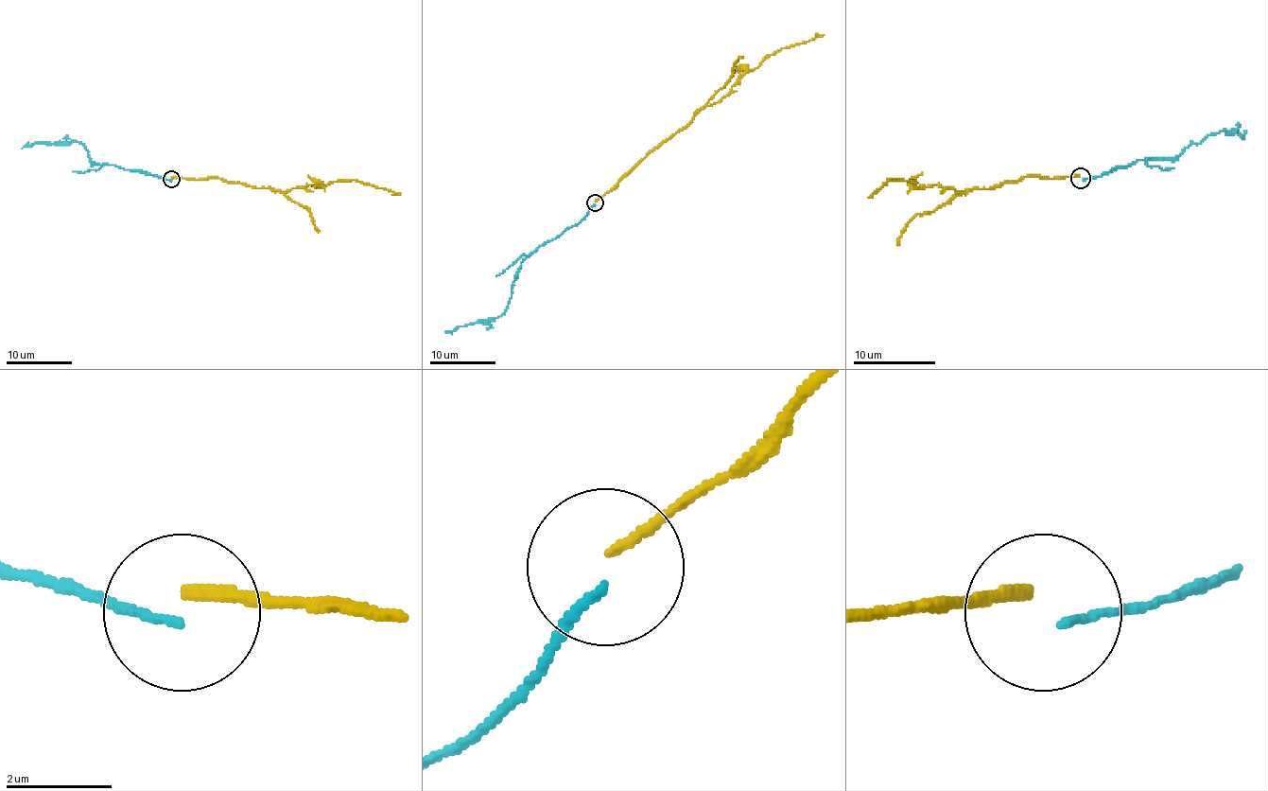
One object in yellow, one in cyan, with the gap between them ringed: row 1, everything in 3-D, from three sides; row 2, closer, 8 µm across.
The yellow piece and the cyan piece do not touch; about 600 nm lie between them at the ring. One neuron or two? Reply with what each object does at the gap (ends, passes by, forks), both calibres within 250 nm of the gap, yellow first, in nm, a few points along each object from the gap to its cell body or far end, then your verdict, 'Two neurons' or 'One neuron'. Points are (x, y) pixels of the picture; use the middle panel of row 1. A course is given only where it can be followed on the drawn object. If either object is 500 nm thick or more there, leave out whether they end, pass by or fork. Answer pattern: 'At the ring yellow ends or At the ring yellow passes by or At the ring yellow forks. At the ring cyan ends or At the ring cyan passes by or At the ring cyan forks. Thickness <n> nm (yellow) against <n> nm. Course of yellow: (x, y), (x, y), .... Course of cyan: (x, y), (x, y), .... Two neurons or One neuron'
At the ring yellow ends. At the ring cyan ends. Thickness 190 nm (yellow) against 150 nm. Course of yellow: (595, 201), (679, 131), (702, 109), (719, 102), (746, 73), (771, 55), (824, 35). Course of cyan: (595, 204), (577, 224), (537, 247), (521, 263), (512, 283), (510, 303), (501, 314), (457, 326), (445, 332). Two neurons

